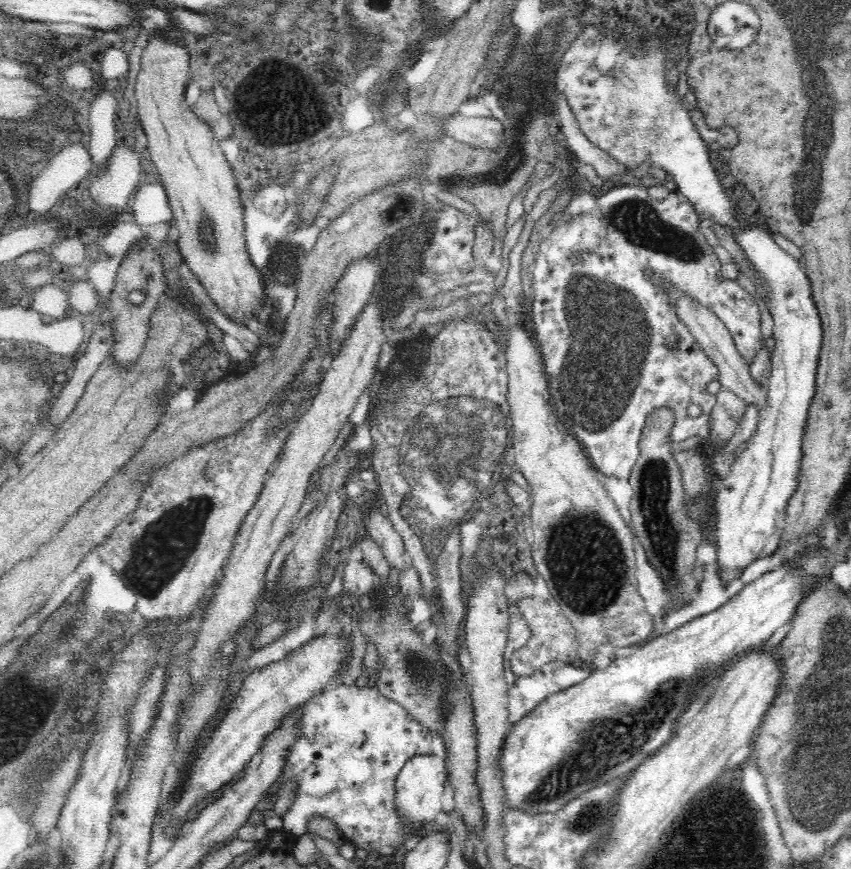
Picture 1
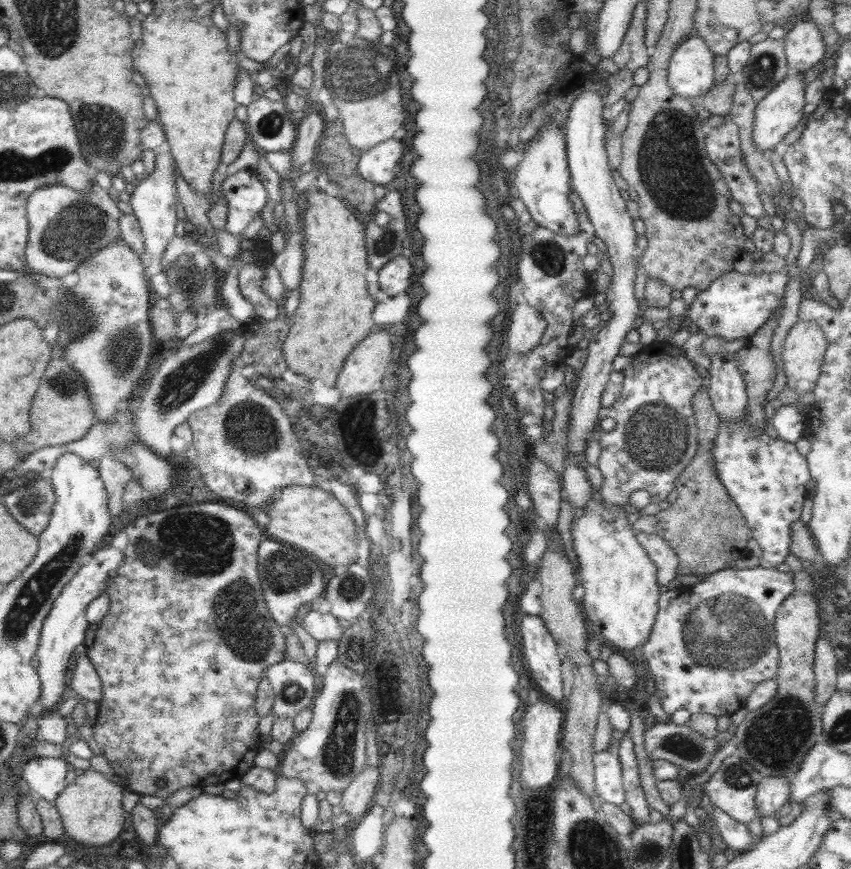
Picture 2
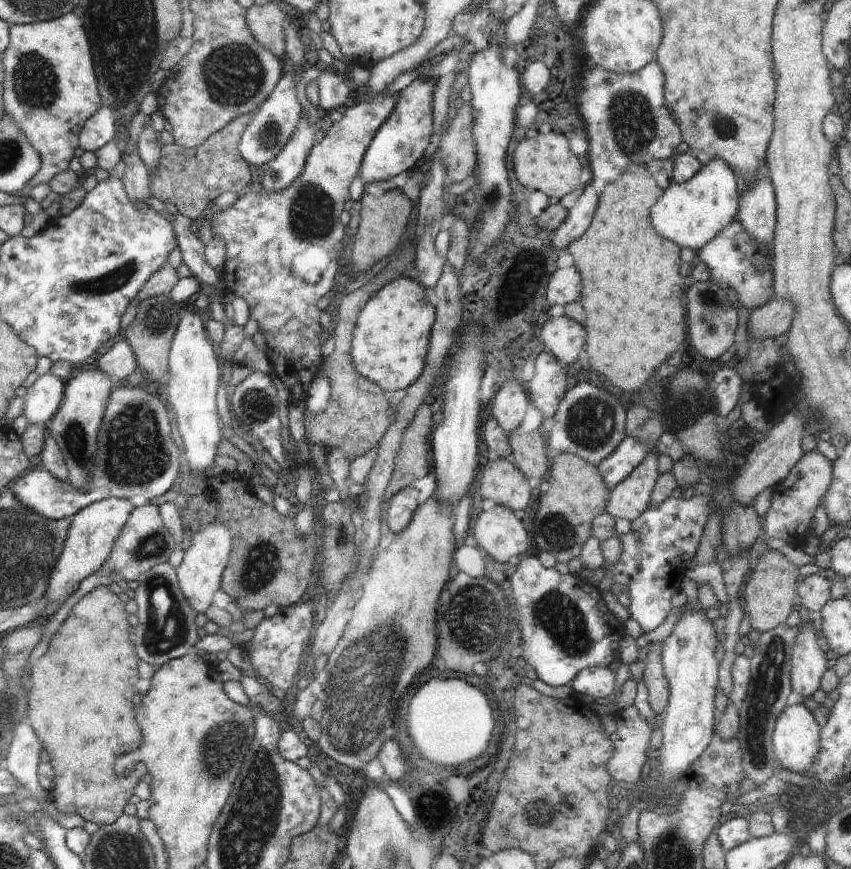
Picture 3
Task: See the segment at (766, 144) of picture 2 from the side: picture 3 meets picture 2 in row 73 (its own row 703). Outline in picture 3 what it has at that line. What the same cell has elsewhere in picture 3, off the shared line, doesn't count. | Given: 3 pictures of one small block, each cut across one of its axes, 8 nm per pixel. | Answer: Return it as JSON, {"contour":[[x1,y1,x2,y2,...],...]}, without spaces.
{"contour":[[792,700,778,716,772,736,773,749,782,768,804,775,818,758,820,750,820,726,802,702]]}

